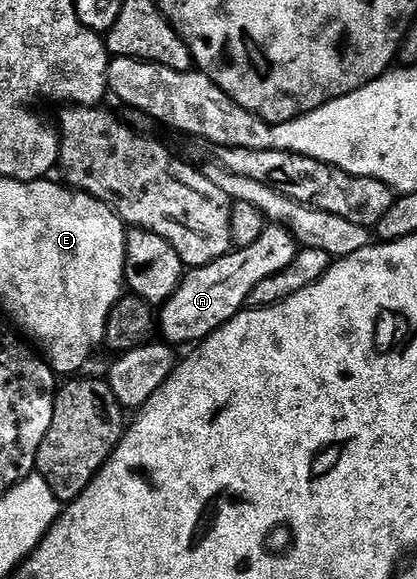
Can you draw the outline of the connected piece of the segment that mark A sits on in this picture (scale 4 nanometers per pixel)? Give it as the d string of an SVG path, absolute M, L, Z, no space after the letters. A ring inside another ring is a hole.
M267 225L259 233L259 241L255 245L247 245L230 250L221 259L211 261L205 267L192 268L182 278L177 291L167 300L159 311L159 329L166 335L170 344L193 343L206 339L213 331L218 331L227 321L231 321L249 302L251 289L263 281L263 277L271 277L296 257L299 244L290 235L286 227Z

